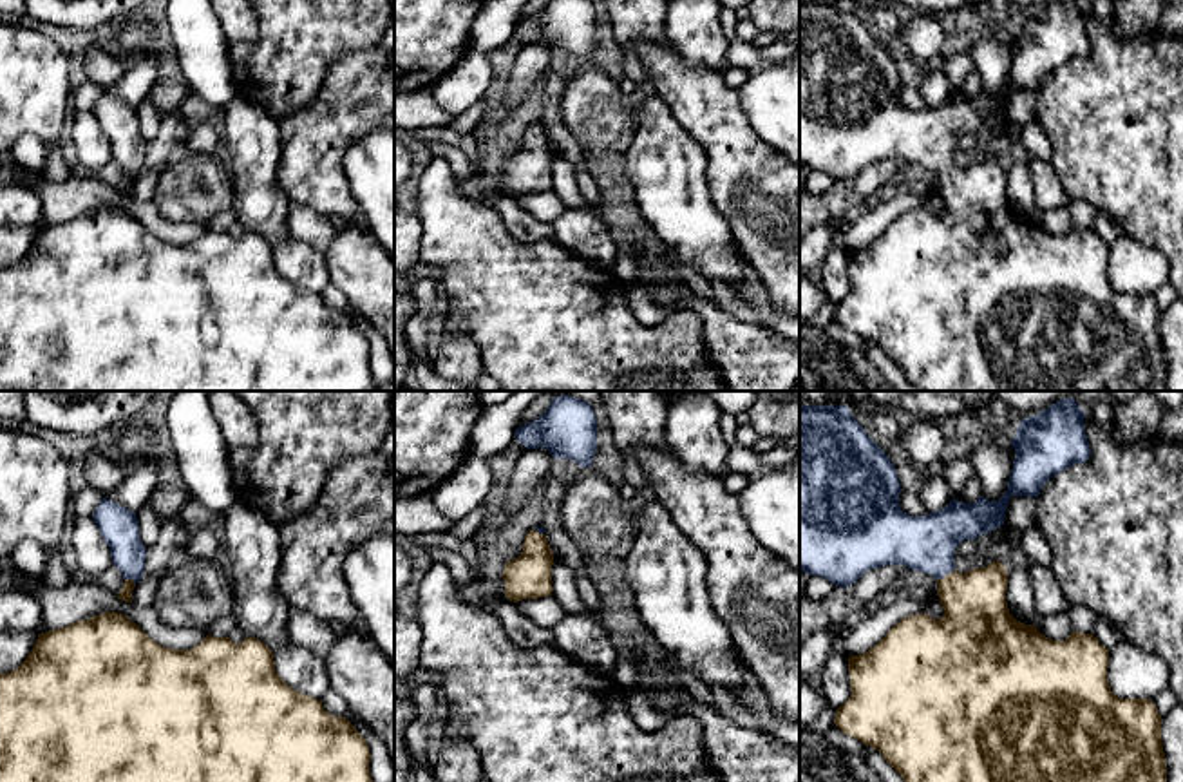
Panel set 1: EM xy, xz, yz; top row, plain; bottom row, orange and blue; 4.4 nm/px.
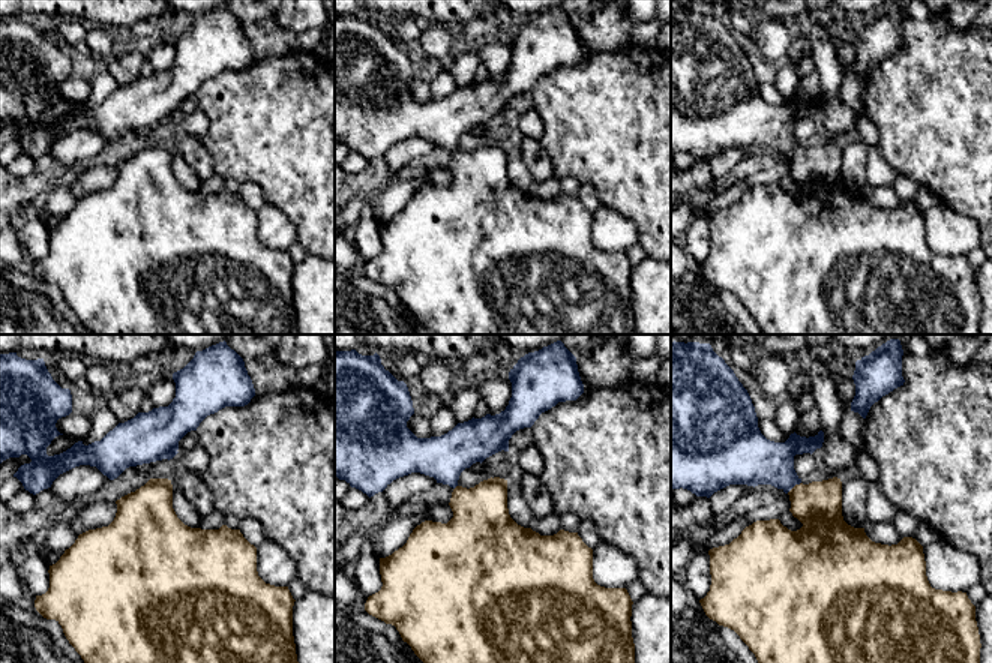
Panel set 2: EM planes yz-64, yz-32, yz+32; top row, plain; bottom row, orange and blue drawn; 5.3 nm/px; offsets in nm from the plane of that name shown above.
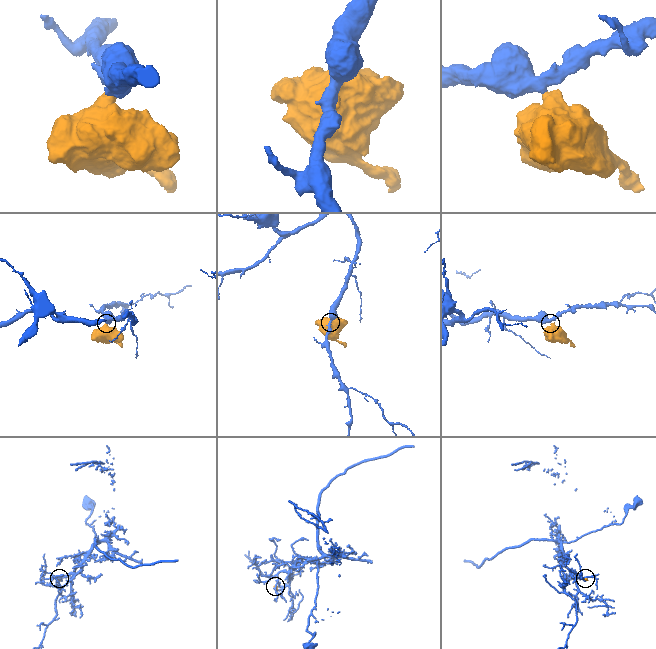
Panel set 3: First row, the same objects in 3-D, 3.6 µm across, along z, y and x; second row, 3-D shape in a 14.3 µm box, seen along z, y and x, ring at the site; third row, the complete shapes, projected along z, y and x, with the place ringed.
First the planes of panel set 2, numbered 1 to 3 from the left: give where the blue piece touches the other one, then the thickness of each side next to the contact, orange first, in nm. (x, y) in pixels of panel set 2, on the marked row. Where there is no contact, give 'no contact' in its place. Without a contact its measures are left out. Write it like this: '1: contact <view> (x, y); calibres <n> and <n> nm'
1: no contact
2: contact yz-32 (455, 488); calibres 320 and 240 nm
3: contact yz+32 (794, 486); calibres 260 and 260 nm

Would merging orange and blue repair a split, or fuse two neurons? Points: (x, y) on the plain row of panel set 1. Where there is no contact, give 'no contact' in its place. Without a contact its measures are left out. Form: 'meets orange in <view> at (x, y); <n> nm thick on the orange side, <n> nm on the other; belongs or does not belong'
meets orange in yz at (945, 171); 300 nm thick on the orange side, 260 nm on the other; belongs

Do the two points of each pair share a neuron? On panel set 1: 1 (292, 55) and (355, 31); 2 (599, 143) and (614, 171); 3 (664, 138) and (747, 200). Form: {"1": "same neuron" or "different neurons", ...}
{"1": "same neuron", "2": "same neuron", "3": "different neurons"}

